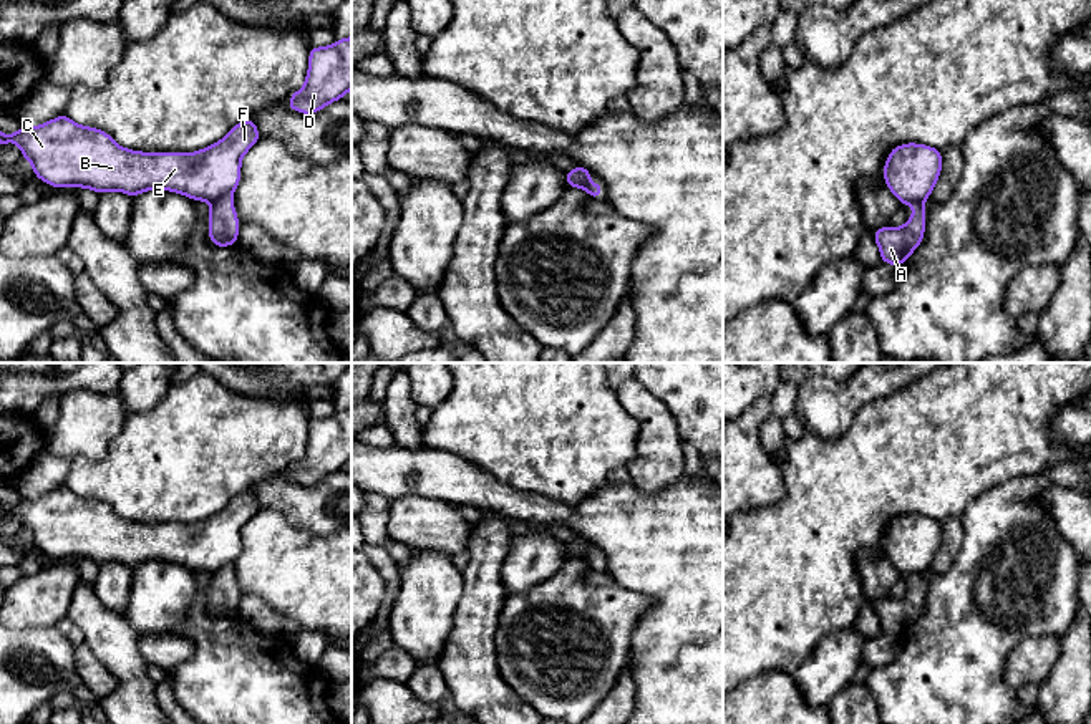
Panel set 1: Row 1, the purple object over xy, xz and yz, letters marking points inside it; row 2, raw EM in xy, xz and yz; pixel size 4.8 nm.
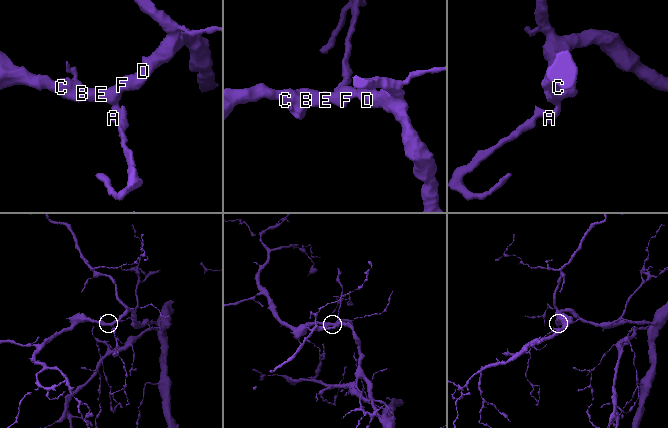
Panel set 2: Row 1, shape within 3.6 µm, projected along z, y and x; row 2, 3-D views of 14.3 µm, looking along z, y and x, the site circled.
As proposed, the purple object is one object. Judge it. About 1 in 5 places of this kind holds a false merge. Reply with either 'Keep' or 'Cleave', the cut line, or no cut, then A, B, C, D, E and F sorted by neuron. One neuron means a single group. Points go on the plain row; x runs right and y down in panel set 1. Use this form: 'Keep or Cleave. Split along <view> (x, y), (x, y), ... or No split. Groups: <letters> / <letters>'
Cleave. Split along xy (229, 564), (213, 574). Groups: A / B C D E F

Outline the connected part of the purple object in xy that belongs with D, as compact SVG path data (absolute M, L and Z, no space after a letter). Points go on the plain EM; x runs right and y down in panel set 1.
M352 408L325 419L310 418L310 437L303 459L285 474L290 480L313 485L328 474L343 471L352 459Z

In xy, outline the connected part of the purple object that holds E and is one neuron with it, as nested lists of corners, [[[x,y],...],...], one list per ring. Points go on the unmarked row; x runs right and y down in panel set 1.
[[[65,484],[15,505],[0,502],[0,515],[17,514],[33,545],[53,558],[121,562],[131,568],[149,560],[216,573],[240,555],[240,530],[260,510],[249,487],[225,509],[194,525],[138,524],[119,519],[96,499],[78,497]]]

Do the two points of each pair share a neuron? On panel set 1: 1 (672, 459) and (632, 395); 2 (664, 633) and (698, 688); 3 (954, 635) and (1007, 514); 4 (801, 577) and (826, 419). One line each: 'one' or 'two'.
1: one
2: one
3: one
4: two

